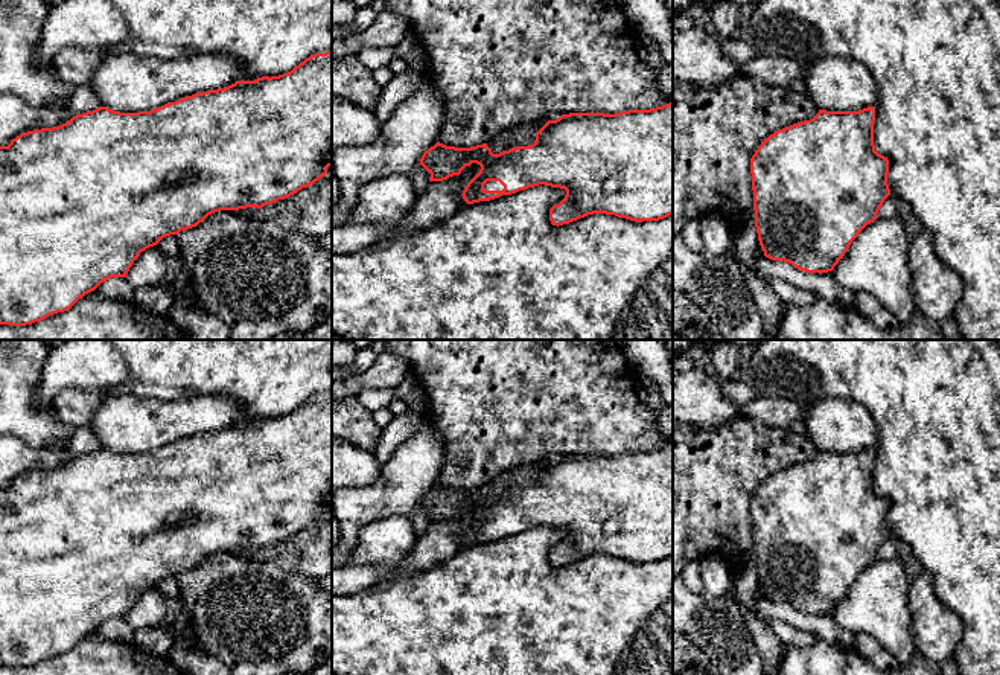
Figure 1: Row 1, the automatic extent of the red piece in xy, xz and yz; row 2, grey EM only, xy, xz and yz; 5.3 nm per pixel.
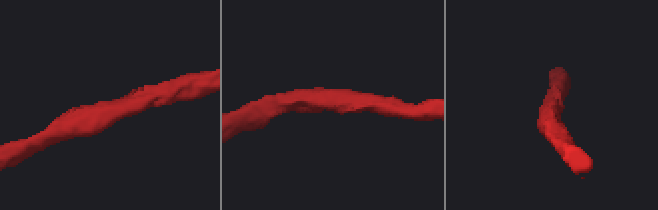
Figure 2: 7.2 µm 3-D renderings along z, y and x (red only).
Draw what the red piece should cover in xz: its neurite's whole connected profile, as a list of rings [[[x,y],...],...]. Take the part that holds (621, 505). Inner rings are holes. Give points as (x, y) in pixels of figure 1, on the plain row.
[[[673,443],[615,456],[562,456],[536,474],[533,486],[499,495],[493,495],[487,485],[455,489],[437,483],[423,494],[419,506],[431,515],[429,523],[443,523],[472,504],[481,510],[461,535],[467,545],[546,526],[566,532],[565,539],[549,550],[549,562],[557,568],[594,555],[636,564],[659,562],[673,556]]]

